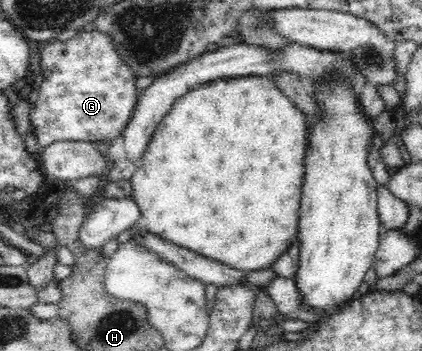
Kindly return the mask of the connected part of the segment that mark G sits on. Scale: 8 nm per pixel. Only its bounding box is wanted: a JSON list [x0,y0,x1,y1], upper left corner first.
[29,30,138,149]

